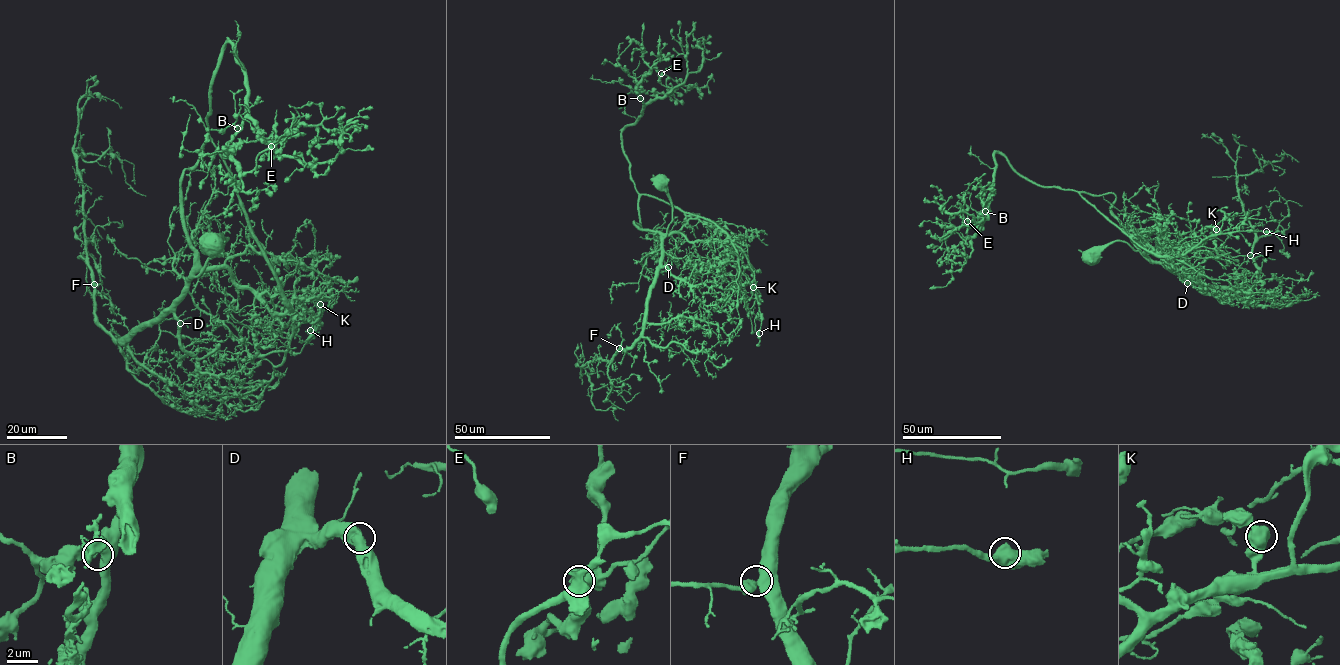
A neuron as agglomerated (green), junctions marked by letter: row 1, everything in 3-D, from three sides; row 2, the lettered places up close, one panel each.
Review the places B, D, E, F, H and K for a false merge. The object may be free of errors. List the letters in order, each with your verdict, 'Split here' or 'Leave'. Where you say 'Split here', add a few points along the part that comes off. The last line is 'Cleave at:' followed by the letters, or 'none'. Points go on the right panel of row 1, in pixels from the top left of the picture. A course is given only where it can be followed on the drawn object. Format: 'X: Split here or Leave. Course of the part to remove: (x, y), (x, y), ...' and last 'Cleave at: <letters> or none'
B: Leave
D: Leave
E: Leave
F: Leave
H: Leave
K: Leave
Cleave at: none

